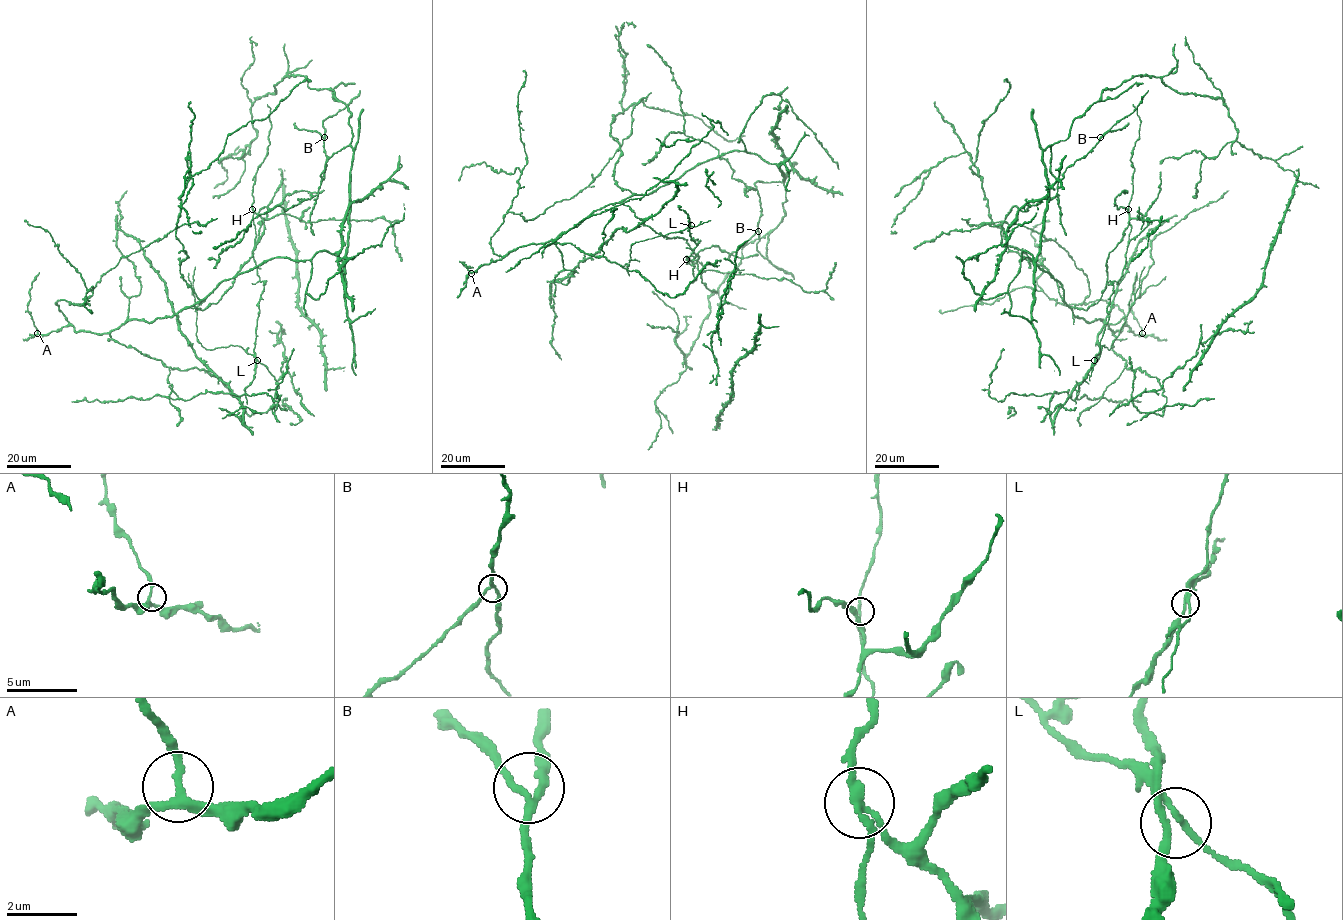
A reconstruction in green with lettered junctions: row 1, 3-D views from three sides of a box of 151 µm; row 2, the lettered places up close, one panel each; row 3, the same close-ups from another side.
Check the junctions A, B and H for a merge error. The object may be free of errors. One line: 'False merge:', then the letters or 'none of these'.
False merge: H

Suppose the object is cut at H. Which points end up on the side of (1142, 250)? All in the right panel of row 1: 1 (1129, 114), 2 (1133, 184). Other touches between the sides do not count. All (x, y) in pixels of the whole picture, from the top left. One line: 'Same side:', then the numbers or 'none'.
Same side: 1

